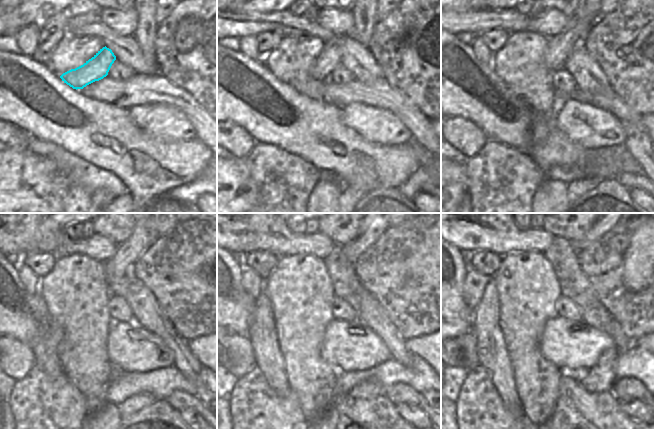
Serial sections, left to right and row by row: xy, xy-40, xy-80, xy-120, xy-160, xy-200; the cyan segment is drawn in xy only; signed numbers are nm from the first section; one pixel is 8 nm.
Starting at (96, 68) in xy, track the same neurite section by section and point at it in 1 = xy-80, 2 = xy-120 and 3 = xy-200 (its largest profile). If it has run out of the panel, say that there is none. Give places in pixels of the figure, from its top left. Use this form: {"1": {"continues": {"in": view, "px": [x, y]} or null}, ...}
{"1": {"continues": {"in": "xy-80", "px": [559, 48]}}, "2": {"continues": {"in": "xy-120", "px": [145, 233]}}, "3": {"continues": {"in": "xy-200", "px": [594, 233]}}}

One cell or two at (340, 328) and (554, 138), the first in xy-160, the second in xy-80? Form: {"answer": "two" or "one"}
{"answer": "two"}

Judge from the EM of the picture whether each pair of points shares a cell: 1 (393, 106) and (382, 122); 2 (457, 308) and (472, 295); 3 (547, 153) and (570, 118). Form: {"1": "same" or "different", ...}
{"1": "different", "2": "different", "3": "different"}

